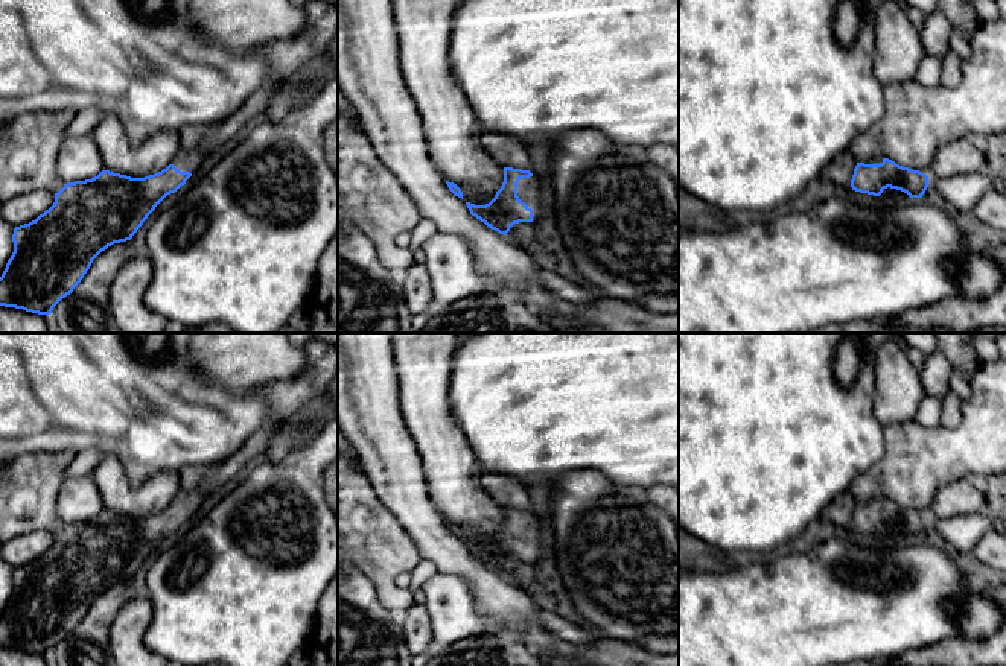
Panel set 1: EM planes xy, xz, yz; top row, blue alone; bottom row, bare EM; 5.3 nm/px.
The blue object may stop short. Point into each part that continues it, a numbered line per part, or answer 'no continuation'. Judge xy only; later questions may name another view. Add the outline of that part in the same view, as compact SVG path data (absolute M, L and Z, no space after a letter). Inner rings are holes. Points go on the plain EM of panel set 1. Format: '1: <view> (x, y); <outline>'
1: xy (184, 501); M180 490L170 505L174 505L181 512L193 514L205 499L207 493L202 491L184 491Z

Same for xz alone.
1: xz (528, 531); M534 515L519 520L517 537L522 543L528 546L528 549L533 550L533 563L537 563L543 558L542 532Z

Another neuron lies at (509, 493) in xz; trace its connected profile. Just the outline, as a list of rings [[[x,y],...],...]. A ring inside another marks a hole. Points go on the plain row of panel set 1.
[[[481,474],[481,485],[502,508],[530,511],[527,485],[498,474]]]

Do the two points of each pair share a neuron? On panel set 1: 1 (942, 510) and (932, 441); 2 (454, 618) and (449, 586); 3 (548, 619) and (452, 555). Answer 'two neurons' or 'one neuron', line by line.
1: two neurons
2: one neuron
3: two neurons

